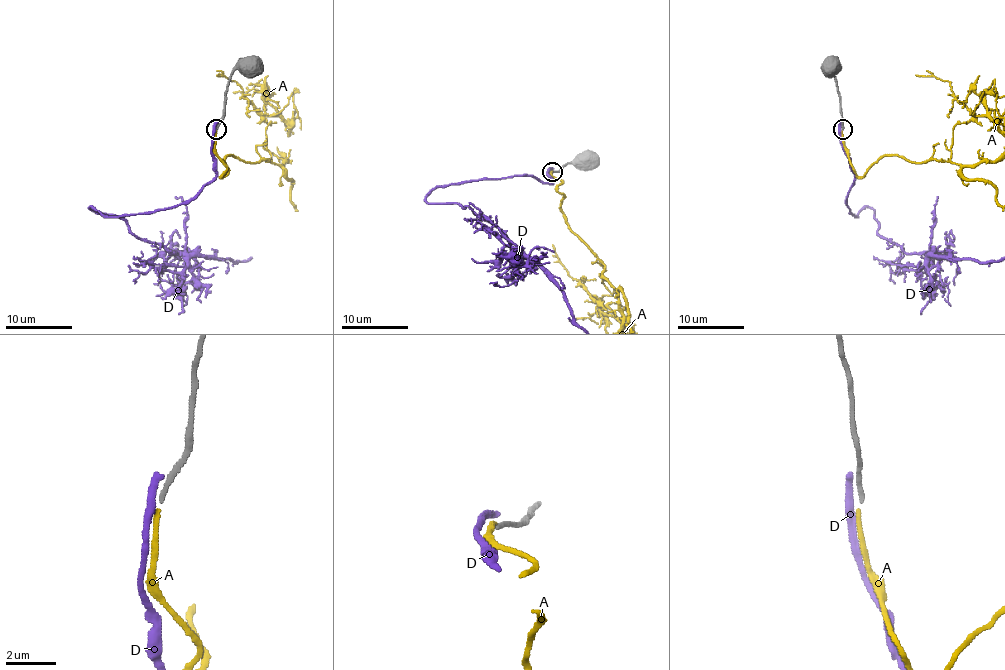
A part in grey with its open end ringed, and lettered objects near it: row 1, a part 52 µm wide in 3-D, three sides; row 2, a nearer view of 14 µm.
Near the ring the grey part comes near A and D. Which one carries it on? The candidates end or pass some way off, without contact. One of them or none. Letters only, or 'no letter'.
no letter

